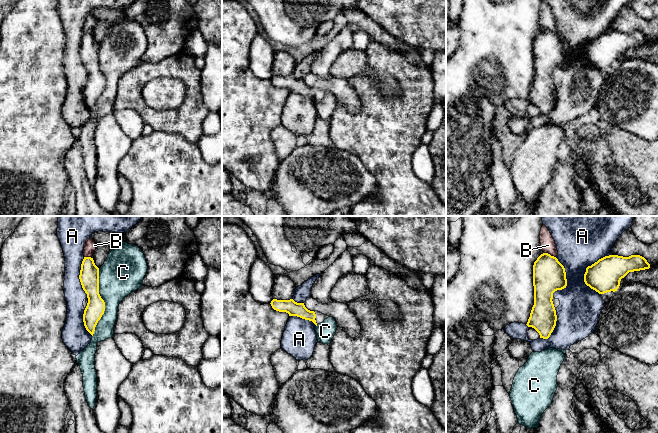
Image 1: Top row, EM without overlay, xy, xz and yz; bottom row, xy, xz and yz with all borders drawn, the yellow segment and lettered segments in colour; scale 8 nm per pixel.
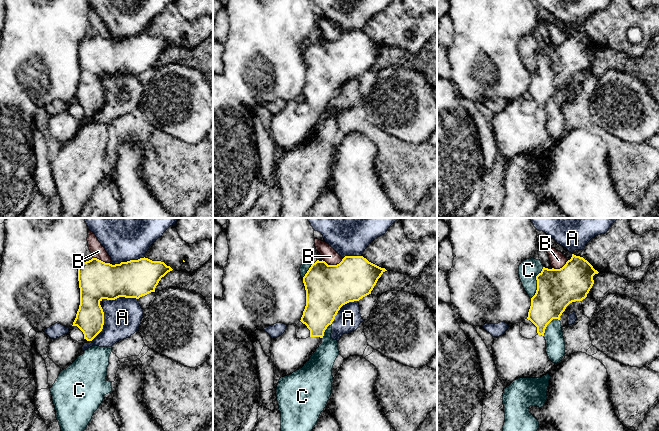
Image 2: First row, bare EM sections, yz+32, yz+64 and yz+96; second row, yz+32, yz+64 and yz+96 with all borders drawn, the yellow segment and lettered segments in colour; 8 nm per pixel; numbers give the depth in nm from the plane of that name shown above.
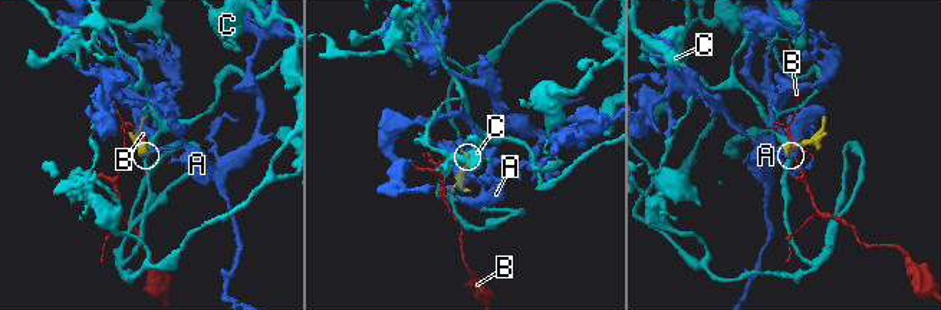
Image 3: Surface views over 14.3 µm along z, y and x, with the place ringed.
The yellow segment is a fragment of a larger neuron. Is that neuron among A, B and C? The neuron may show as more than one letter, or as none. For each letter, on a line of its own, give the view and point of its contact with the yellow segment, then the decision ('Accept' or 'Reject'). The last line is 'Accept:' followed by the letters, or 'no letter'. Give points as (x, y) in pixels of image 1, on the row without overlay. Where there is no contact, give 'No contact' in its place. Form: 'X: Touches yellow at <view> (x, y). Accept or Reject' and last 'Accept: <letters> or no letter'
A: Touches yellow at yz (586, 47). Reject
B: Touches yellow at yz (550, 31). Reject
C: Touches yellow at xy (104, 78). Reject
Accept: no letter

